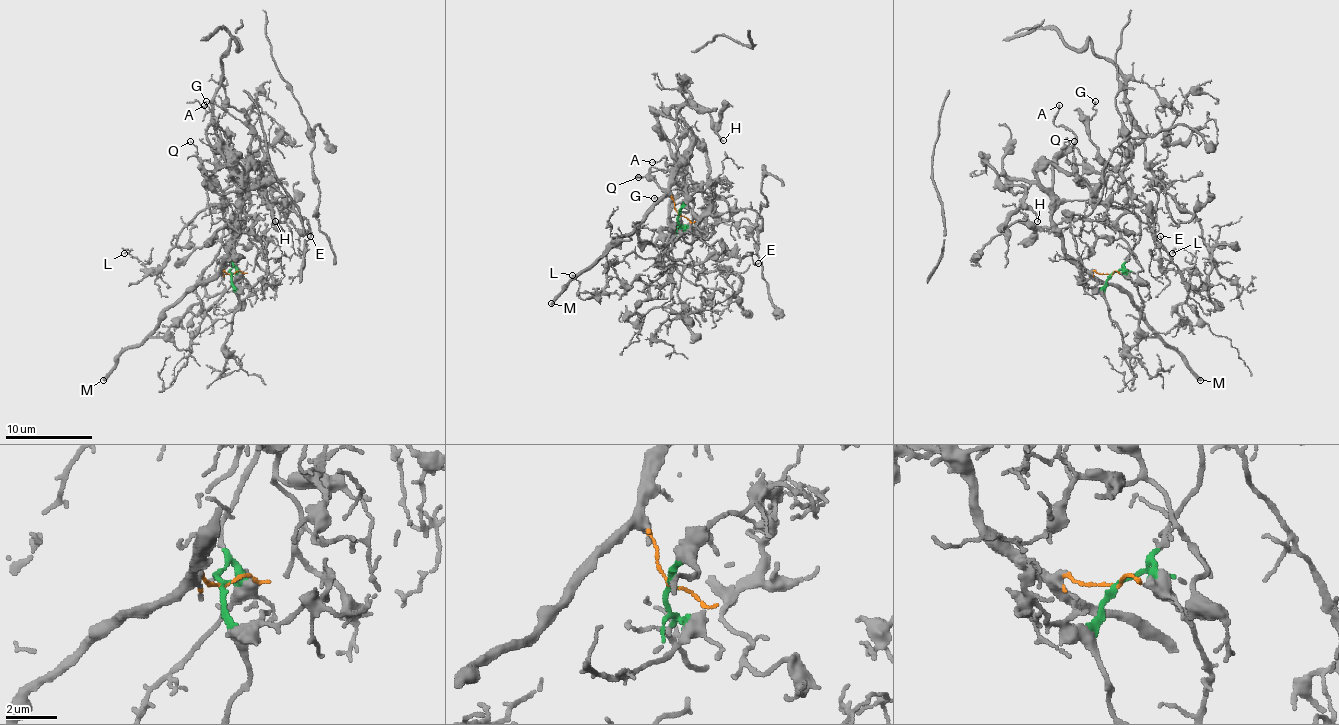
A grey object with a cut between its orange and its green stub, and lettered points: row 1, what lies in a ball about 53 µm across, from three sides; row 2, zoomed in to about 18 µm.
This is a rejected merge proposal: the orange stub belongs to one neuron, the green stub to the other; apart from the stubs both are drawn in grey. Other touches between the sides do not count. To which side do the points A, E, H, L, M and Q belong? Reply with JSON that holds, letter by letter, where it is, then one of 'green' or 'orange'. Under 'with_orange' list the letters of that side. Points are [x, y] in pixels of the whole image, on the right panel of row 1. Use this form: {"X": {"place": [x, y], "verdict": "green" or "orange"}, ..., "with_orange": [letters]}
{"A": {"place": [1059, 105], "verdict": "orange"}, "E": {"place": [1160, 236], "verdict": "green"}, "H": {"place": [1037, 221], "verdict": "orange"}, "L": {"place": [1172, 253], "verdict": "green"}, "M": {"place": [1200, 380], "verdict": "orange"}, "Q": {"place": [1074, 141], "verdict": "green"}, "with_orange": ["A", "H", "M"]}

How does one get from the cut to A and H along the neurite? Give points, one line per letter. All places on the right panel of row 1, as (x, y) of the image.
A: (1111, 273), (1083, 269), (1065, 252), (1063, 234), (1052, 221), (1052, 169), (1074, 140), (1054, 123), (1059, 105)
H: (1111, 273), (1083, 269), (1065, 252), (1052, 199), (1004, 175), (1004, 186), (1024, 188), (1037, 221)

